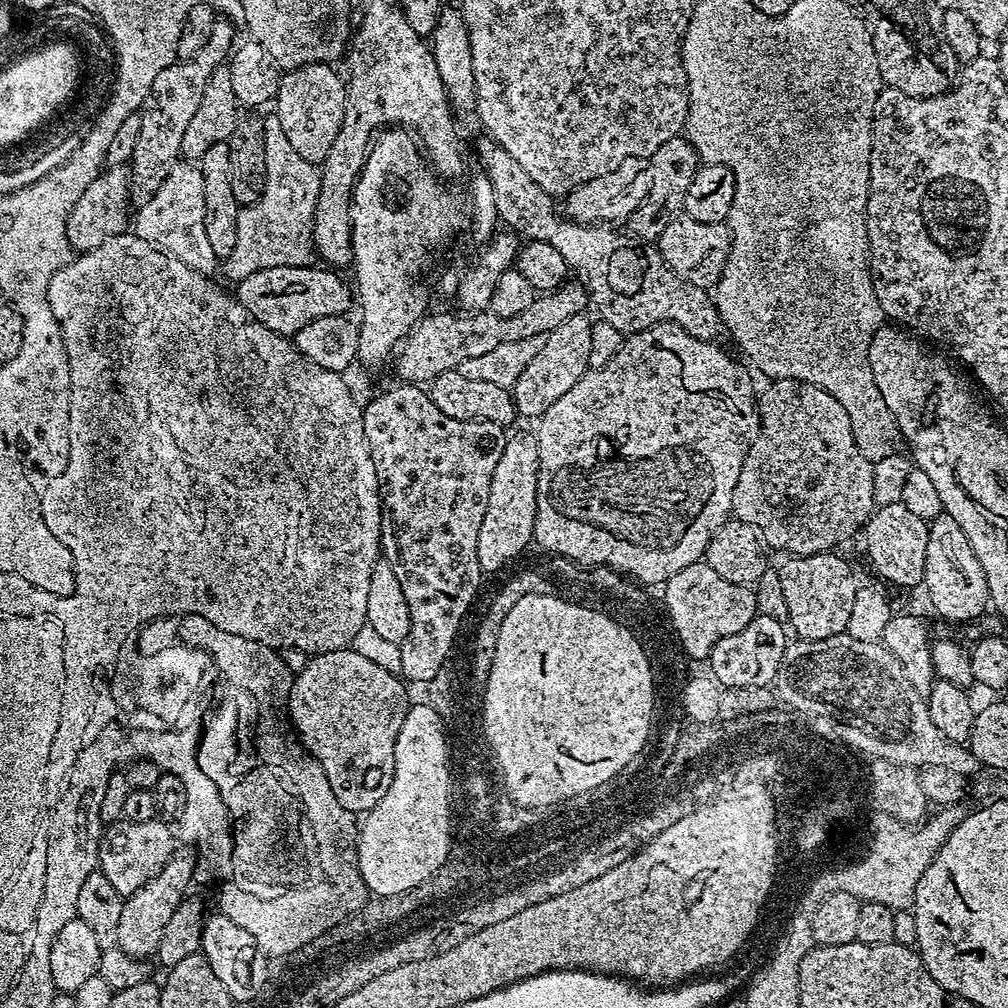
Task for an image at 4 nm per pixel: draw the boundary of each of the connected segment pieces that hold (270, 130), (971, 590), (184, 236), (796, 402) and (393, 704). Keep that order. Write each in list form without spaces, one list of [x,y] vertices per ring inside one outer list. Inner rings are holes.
[[[276,115],[265,117],[264,129],[266,190],[258,202],[241,207],[235,248],[222,264],[222,272],[224,268],[225,274],[234,282],[270,266],[308,264],[314,254],[311,238],[313,215],[321,190],[319,167],[308,163],[294,150]]]
[[[941,510],[935,518],[928,524],[928,541],[926,542],[926,566],[924,567],[924,579],[922,581],[923,587],[928,587],[928,596],[932,599],[932,604],[938,611],[942,612],[946,616],[976,616],[984,608],[984,603],[989,603],[990,597],[988,595],[988,579],[984,573],[984,567],[970,538],[966,536],[966,530],[962,530],[962,526],[958,524],[955,517],[948,511]]]
[[[177,162],[170,170],[170,174],[166,174],[162,186],[158,186],[156,193],[145,204],[139,205],[135,209],[134,234],[138,238],[150,242],[155,248],[161,248],[168,255],[186,262],[186,266],[190,266],[194,270],[205,274],[215,273],[215,268],[217,271],[218,257],[206,238],[206,206],[202,198],[202,174],[195,163]]]
[[[776,378],[765,392],[761,391],[758,396],[758,431],[752,437],[748,445],[748,453],[742,462],[742,470],[738,474],[738,484],[734,486],[734,498],[732,499],[732,516],[742,522],[750,522],[750,526],[758,526],[764,541],[768,543],[769,549],[780,552],[788,552],[792,556],[813,556],[819,552],[830,552],[839,549],[843,540],[848,540],[852,535],[859,533],[874,511],[874,470],[873,461],[862,454],[858,442],[854,438],[854,430],[850,426],[850,414],[846,414],[846,406],[834,398],[825,388],[819,388],[817,384],[811,384],[805,380],[786,380]]]
[[[352,646],[317,652],[309,660],[312,661],[301,672],[295,673],[286,716],[288,712],[291,727],[298,733],[304,749],[322,766],[338,802],[342,802],[347,812],[366,814],[382,802],[382,794],[390,790],[394,778],[394,742],[398,742],[402,718],[406,718],[410,707],[405,681],[392,668],[378,666],[378,662],[366,658],[366,654]]]

